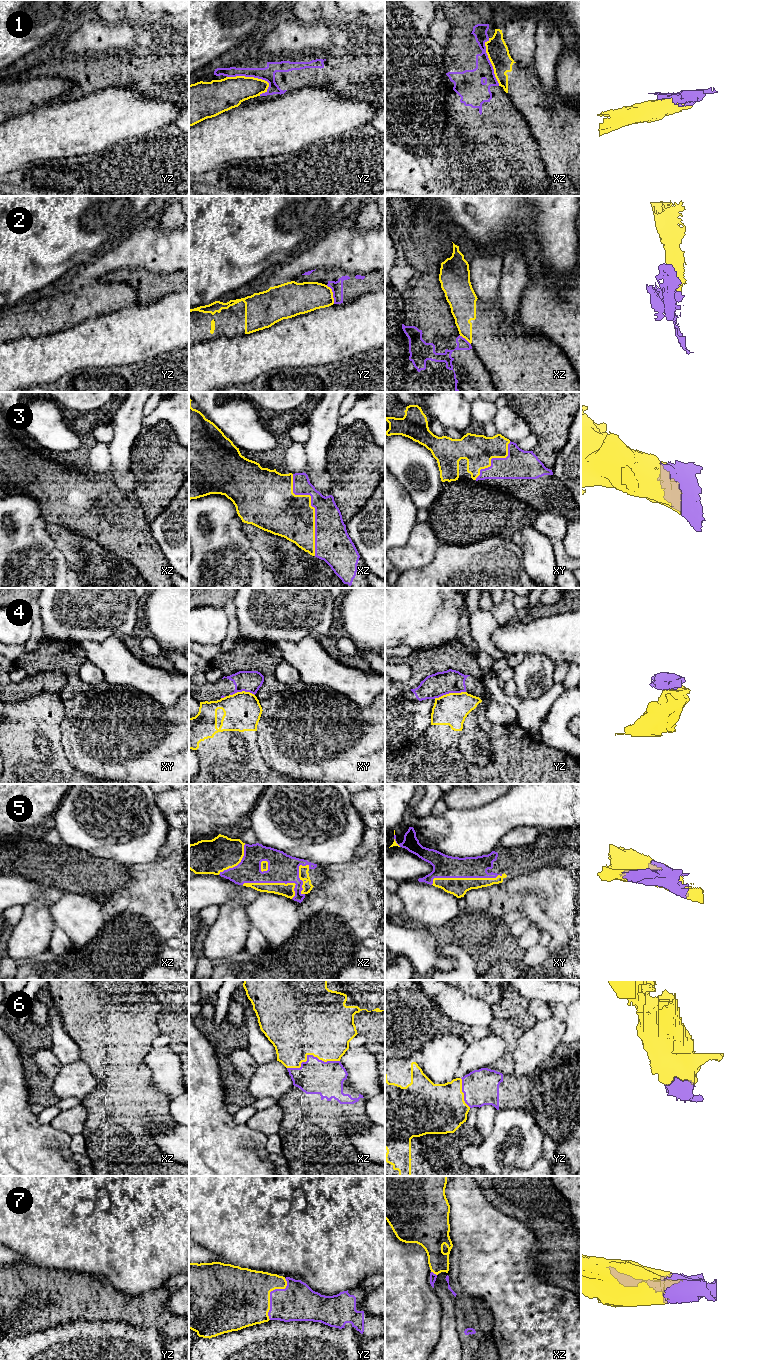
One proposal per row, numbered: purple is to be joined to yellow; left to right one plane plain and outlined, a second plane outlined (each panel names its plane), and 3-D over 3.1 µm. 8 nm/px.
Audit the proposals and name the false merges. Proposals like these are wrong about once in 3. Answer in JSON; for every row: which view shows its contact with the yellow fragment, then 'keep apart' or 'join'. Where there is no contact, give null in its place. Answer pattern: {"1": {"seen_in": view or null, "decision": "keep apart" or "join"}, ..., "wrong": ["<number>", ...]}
{"1": {"seen_in": "yz", "decision": "keep apart"}, "2": {"seen_in": "yz", "decision": "keep apart"}, "3": {"seen_in": "xz", "decision": "join"}, "4": {"seen_in": "yz", "decision": "keep apart"}, "5": {"seen_in": "xy", "decision": "join"}, "6": {"seen_in": "xz", "decision": "join"}, "7": {"seen_in": "yz", "decision": "join"}, "wrong": ["1", "2", "4"]}

